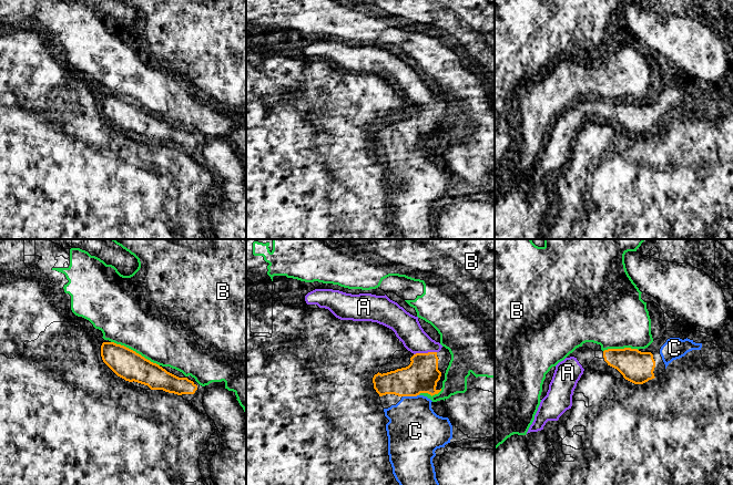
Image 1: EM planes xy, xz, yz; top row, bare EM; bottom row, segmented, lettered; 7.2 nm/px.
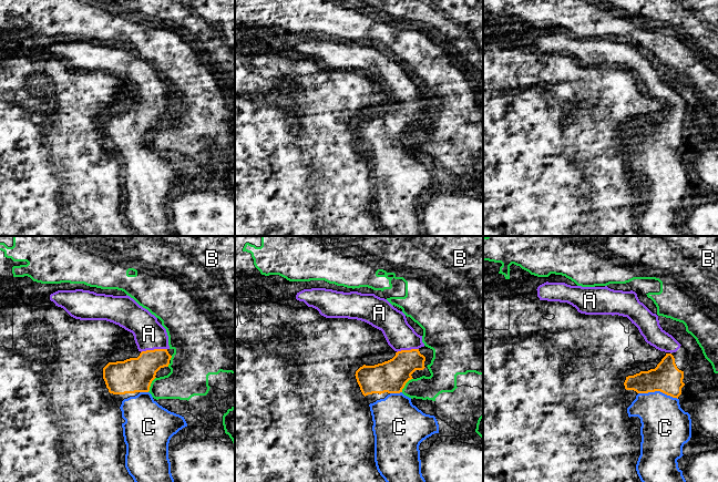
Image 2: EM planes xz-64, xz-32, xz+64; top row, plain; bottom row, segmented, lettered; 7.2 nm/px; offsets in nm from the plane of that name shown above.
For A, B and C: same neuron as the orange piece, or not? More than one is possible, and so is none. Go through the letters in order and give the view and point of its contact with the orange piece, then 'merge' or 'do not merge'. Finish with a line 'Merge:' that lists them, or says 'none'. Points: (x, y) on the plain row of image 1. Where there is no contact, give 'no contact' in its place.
A: xz (425, 105) | merge
B: xy (134, 103) | do not merge
C: xz (410, 147) | merge
Merge: A, C

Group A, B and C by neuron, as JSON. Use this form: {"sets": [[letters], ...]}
{"sets": [["A", "C"], ["B"]]}

